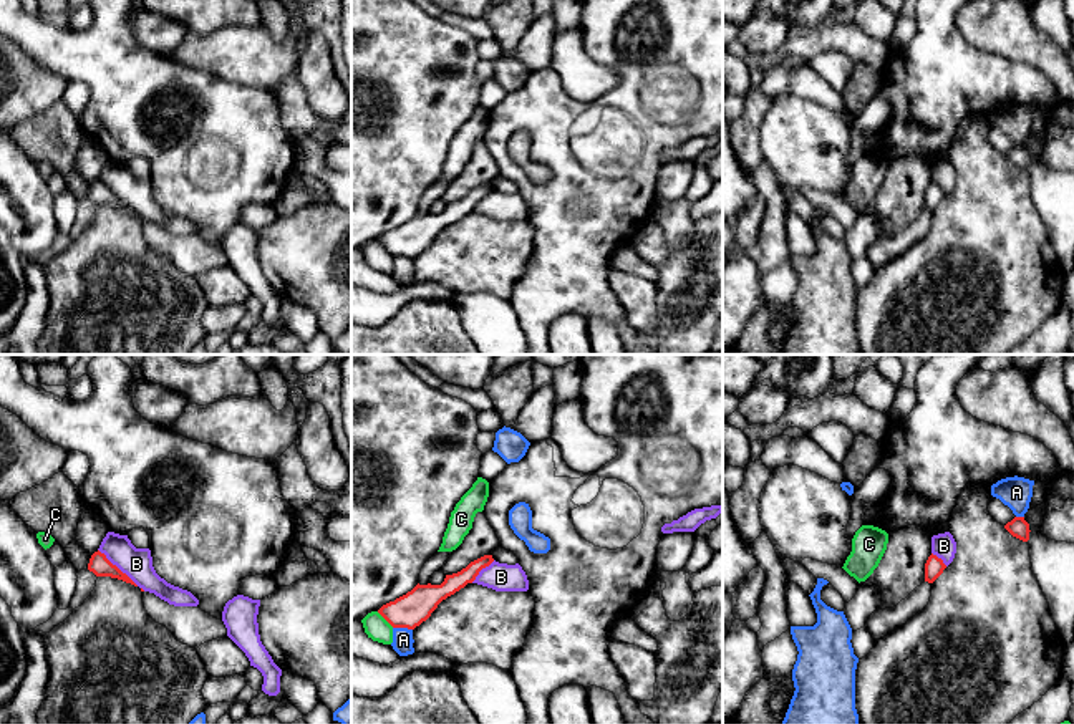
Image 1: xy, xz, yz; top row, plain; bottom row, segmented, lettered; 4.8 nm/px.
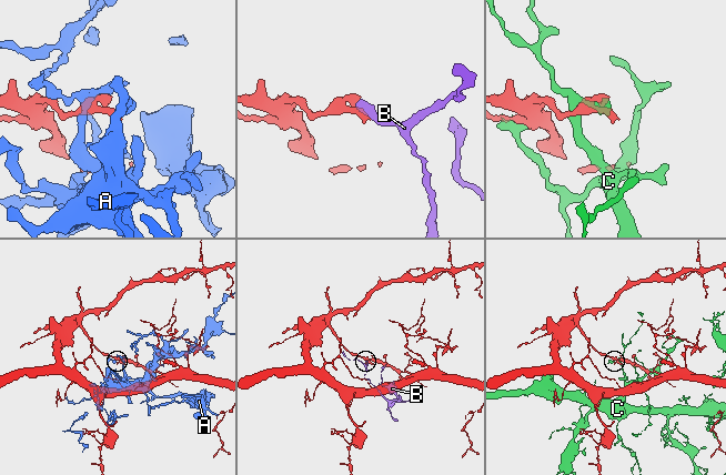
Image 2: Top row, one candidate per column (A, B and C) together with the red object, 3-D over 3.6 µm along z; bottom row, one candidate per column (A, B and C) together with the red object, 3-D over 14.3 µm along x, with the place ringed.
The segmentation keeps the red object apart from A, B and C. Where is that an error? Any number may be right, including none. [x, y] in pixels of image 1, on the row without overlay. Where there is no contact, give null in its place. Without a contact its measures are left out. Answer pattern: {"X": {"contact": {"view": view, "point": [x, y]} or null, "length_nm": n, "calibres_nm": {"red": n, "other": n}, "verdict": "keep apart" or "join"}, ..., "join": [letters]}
{"A": {"contact": {"view": "xz", "point": [403, 255]}, "length_nm": 100, "calibres_nm": {"red": 160, "other": 100}, "verdict": "keep apart"}, "B": {"contact": {"view": "xy", "point": [116, 196]}, "length_nm": 260, "calibres_nm": {"red": 100, "other": 150}, "verdict": "keep apart"}, "C": {"contact": {"view": "xz", "point": [385, 247]}, "length_nm": 120, "calibres_nm": {"red": 160, "other": 120}, "verdict": "keep apart"}, "join": []}

